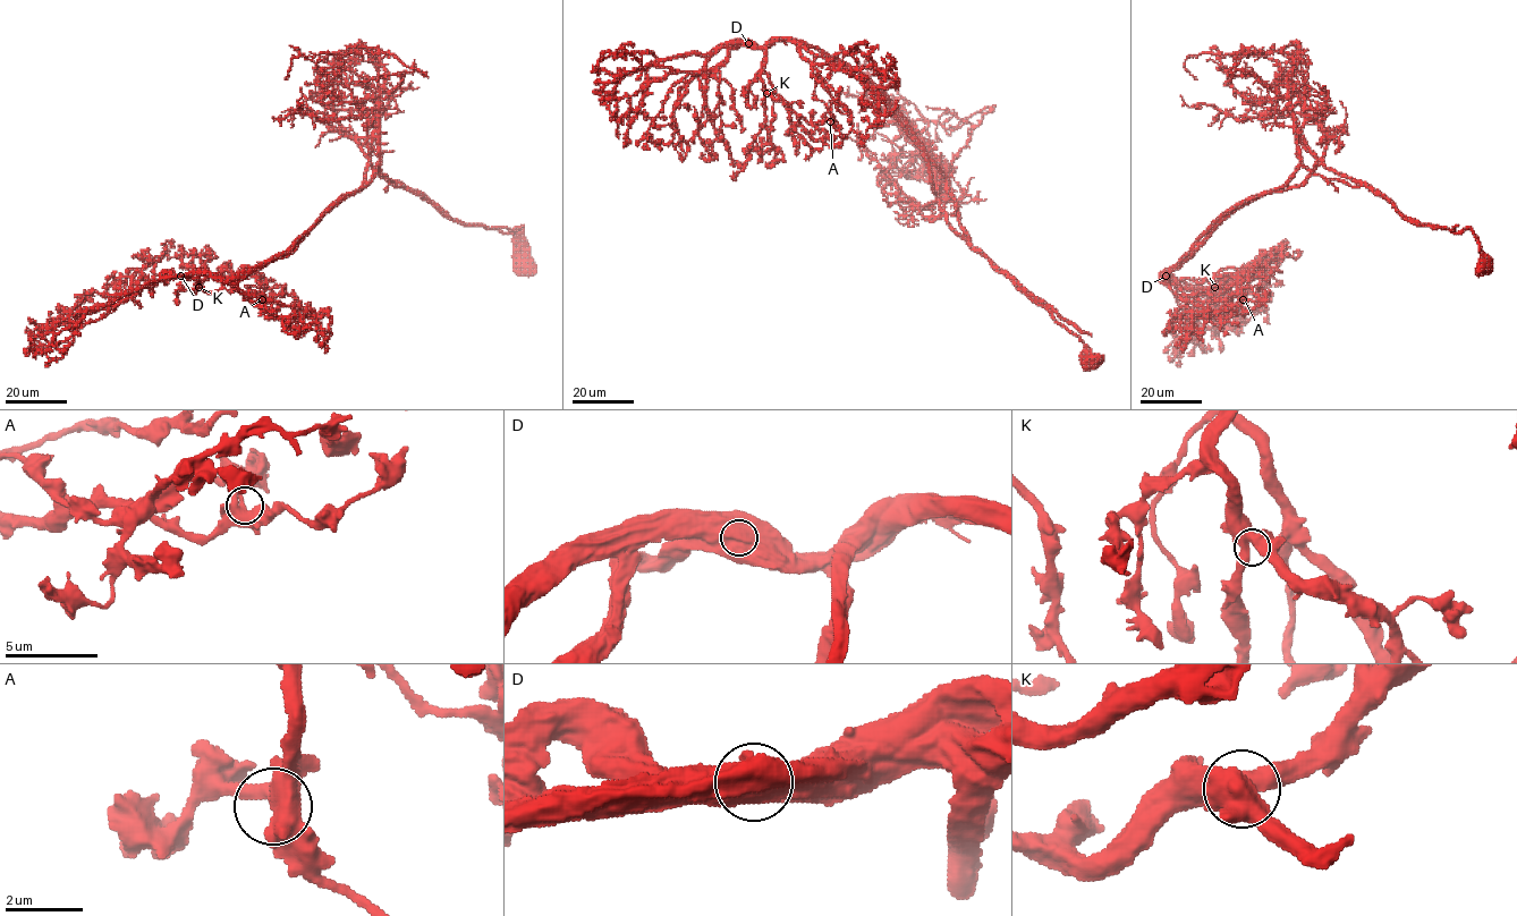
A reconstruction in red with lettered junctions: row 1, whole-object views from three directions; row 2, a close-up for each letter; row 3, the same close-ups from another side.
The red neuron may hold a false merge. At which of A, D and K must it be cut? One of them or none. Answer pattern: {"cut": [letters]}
{"cut": ["D"]}

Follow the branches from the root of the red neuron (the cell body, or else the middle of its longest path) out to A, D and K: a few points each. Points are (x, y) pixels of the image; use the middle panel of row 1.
A: (1092, 362), (1078, 337), (972, 244), (943, 174), (890, 105), (853, 69), (805, 45), (832, 99), (830, 121)
D: (1092, 362), (1078, 337), (972, 244), (943, 174), (858, 73), (802, 42), (748, 43)
K: (1092, 362), (1078, 337), (972, 244), (943, 174), (858, 73), (802, 42), (774, 41), (761, 75), (767, 93)

